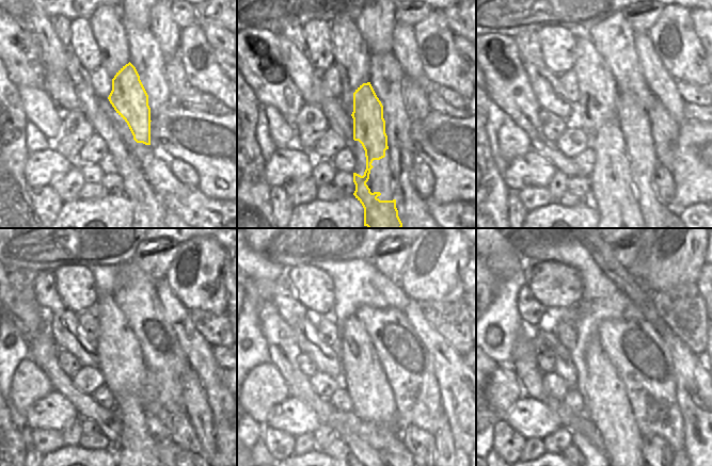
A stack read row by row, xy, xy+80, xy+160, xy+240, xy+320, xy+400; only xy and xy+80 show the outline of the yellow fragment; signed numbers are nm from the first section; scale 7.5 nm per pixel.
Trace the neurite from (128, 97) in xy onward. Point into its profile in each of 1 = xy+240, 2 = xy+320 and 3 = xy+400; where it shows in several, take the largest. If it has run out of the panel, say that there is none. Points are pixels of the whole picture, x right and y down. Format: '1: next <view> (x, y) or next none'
1: next xy+240 (136, 445)
2: next none
3: next none

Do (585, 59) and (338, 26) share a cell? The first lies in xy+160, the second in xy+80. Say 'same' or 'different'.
same

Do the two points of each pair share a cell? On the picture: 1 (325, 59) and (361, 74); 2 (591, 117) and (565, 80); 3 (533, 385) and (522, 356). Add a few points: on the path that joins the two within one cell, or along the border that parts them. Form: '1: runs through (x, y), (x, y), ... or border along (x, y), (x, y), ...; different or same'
1: border along (331, 37), (334, 63); different
2: border along (576, 74), (579, 98), (573, 106); different
3: runs through (531, 378), (524, 364); same

